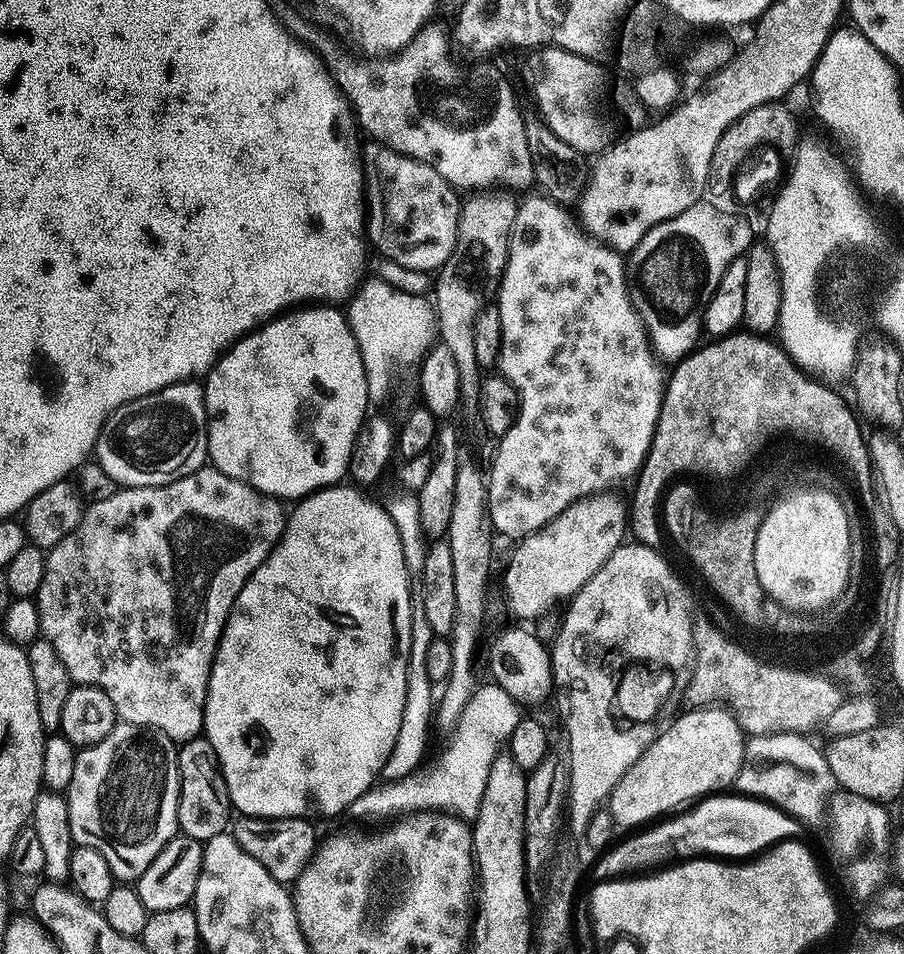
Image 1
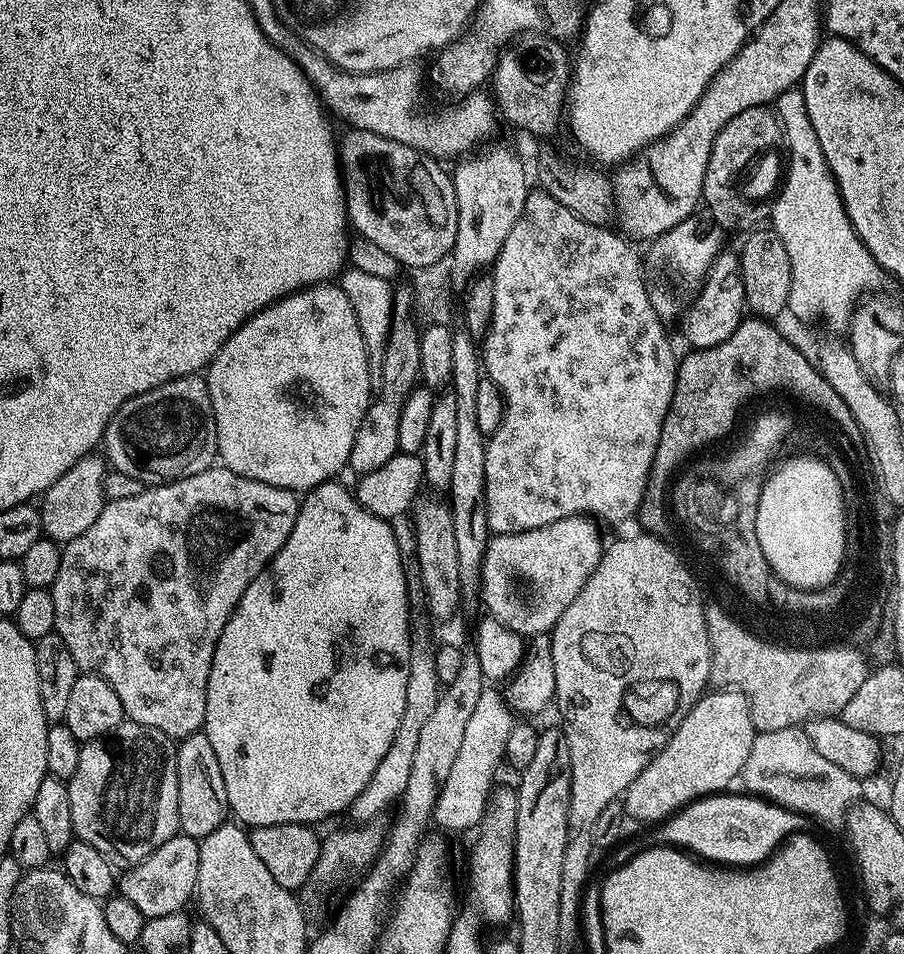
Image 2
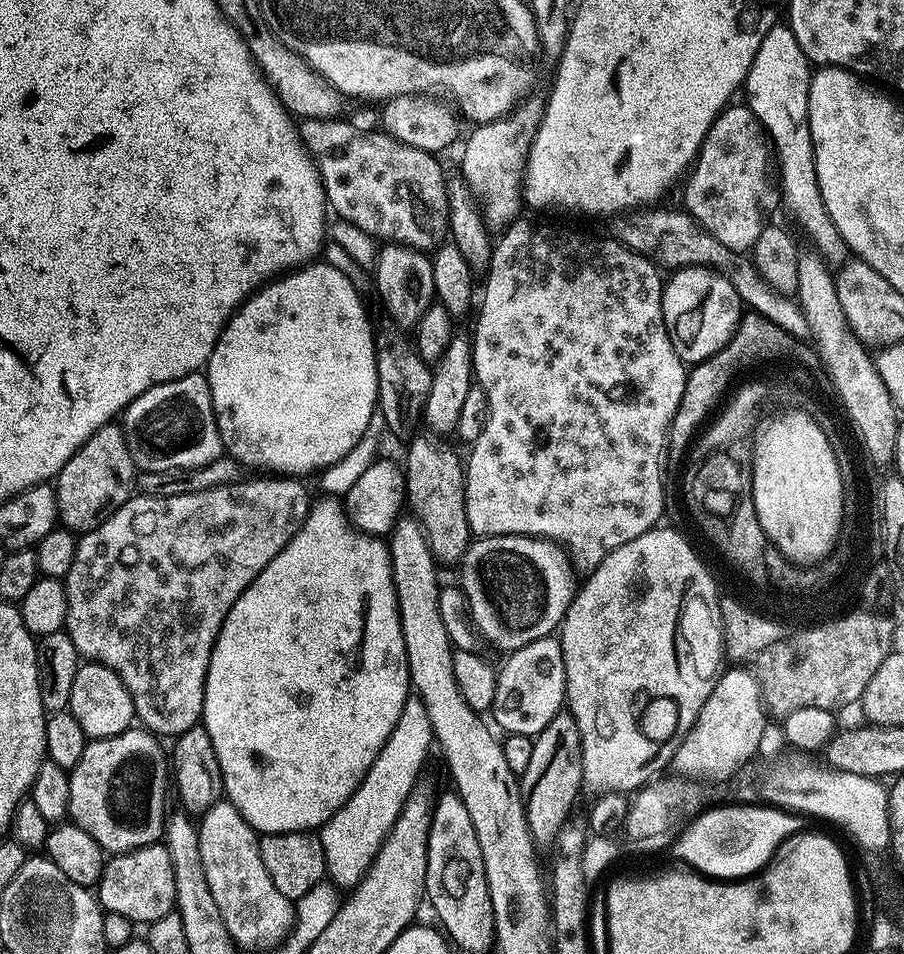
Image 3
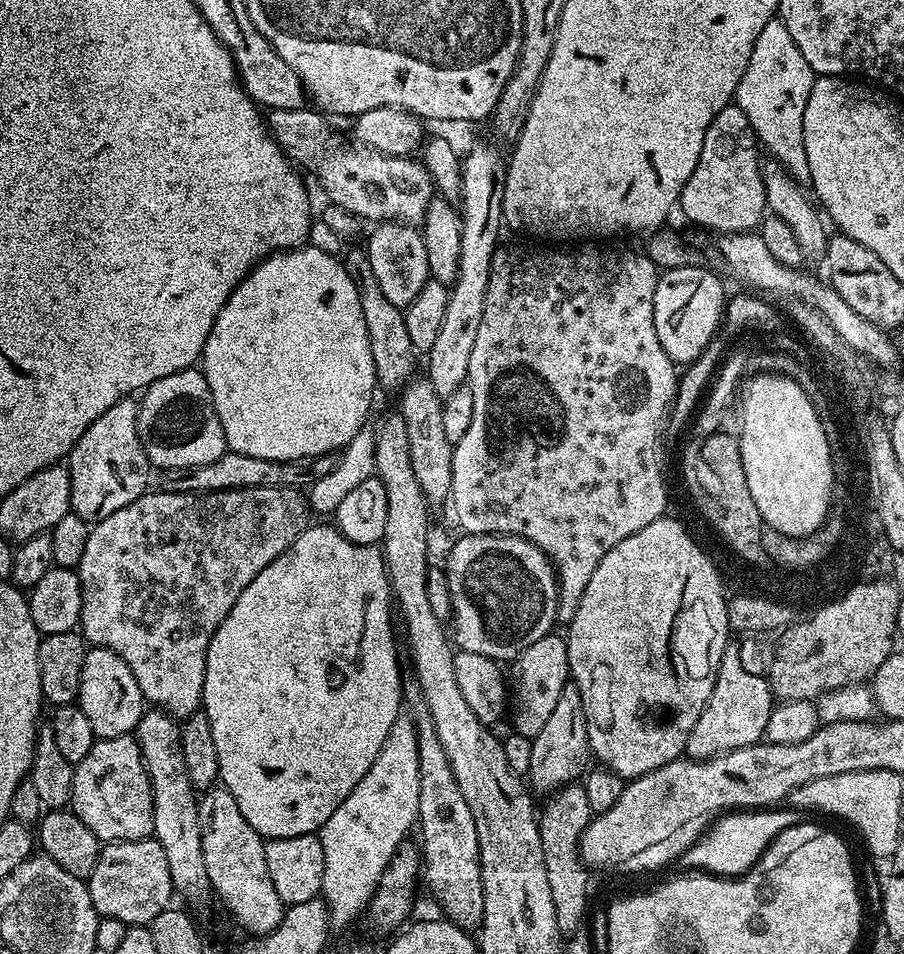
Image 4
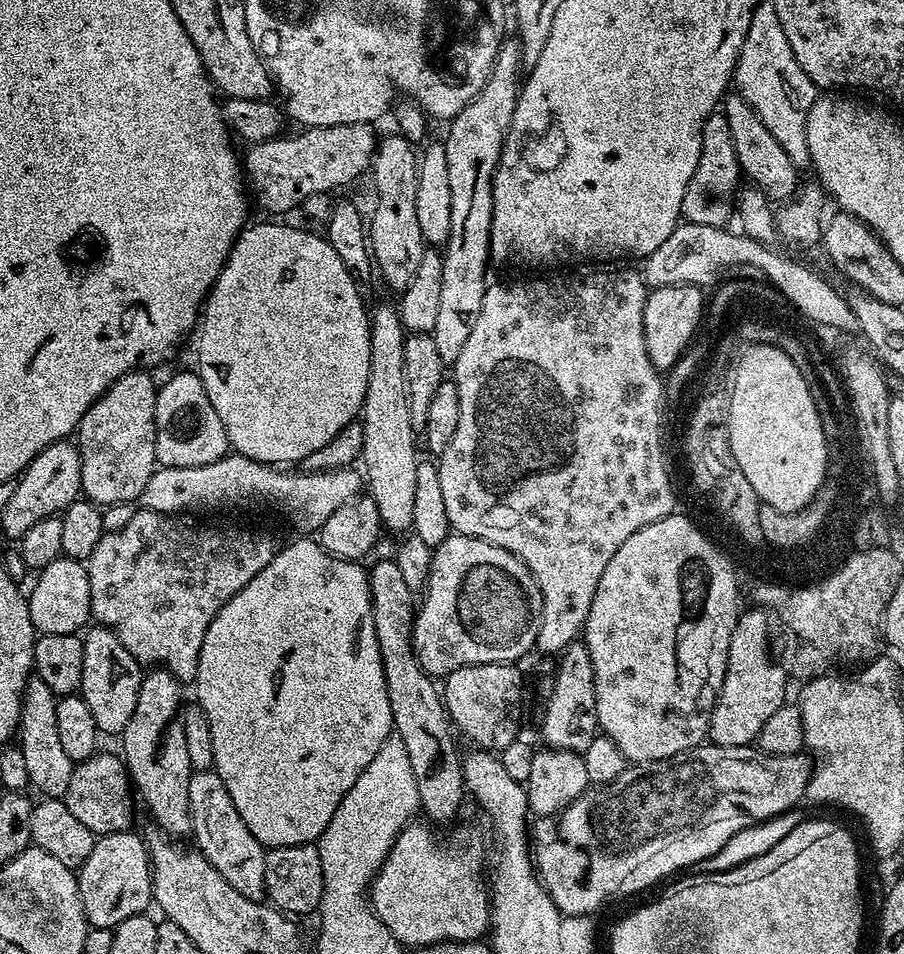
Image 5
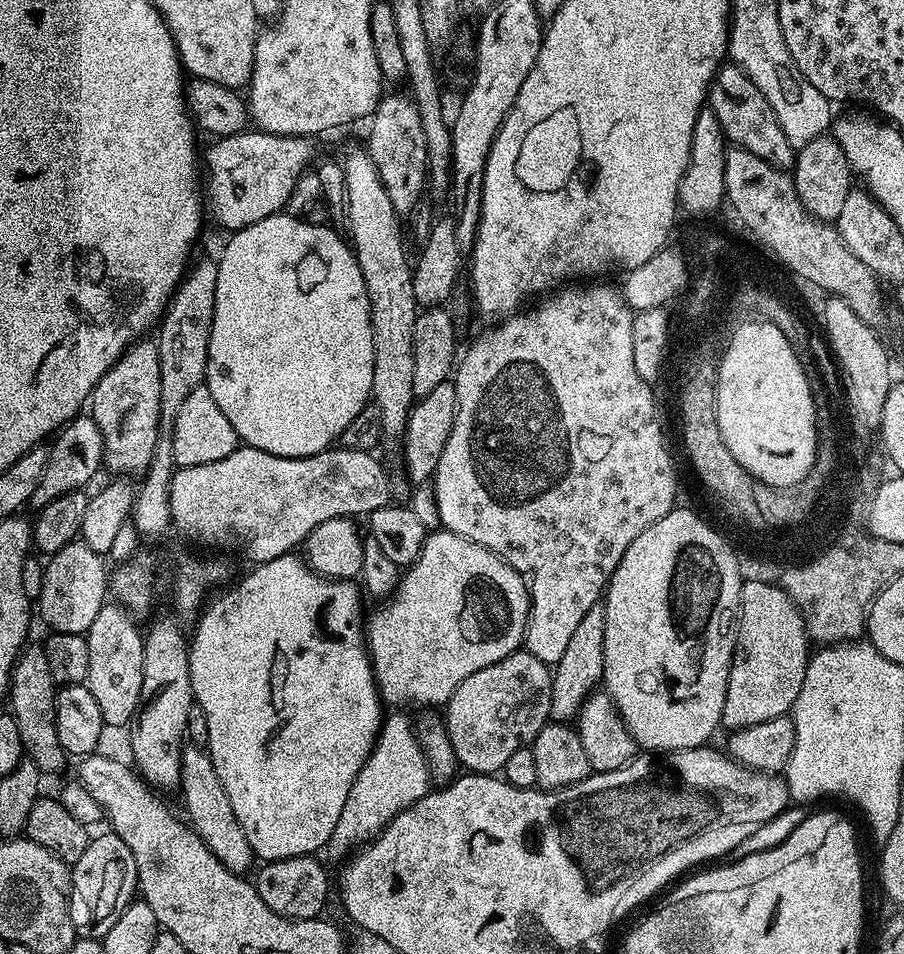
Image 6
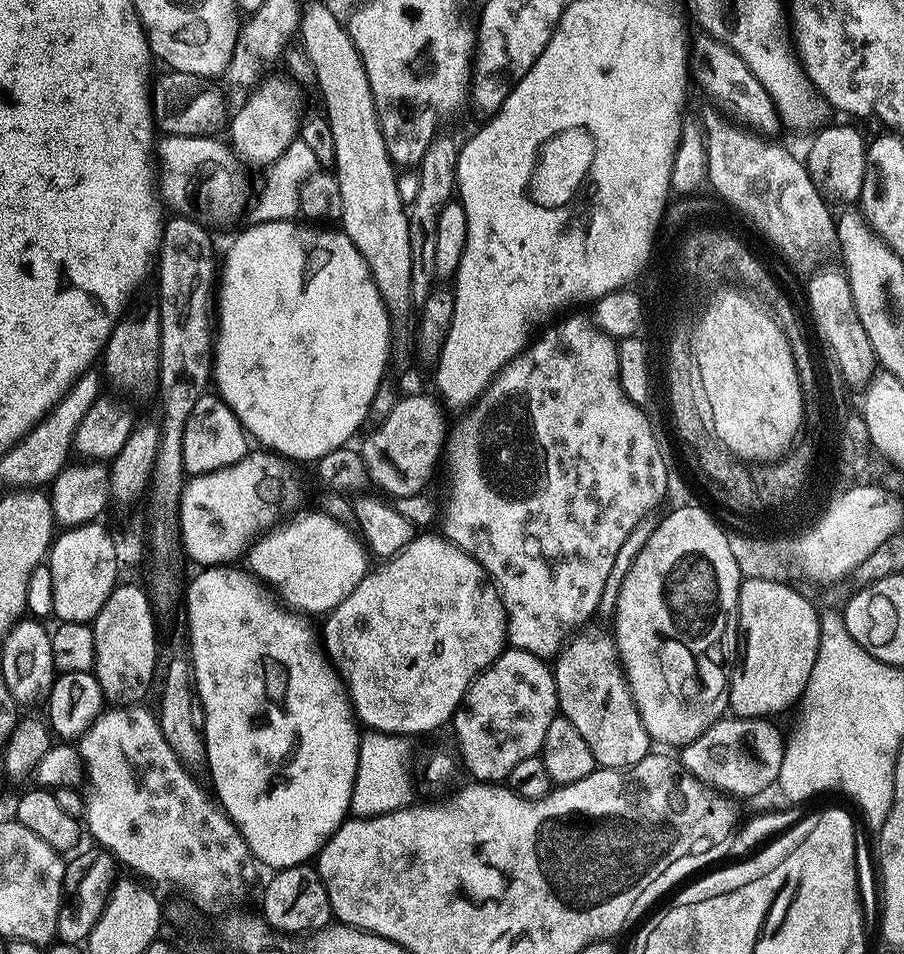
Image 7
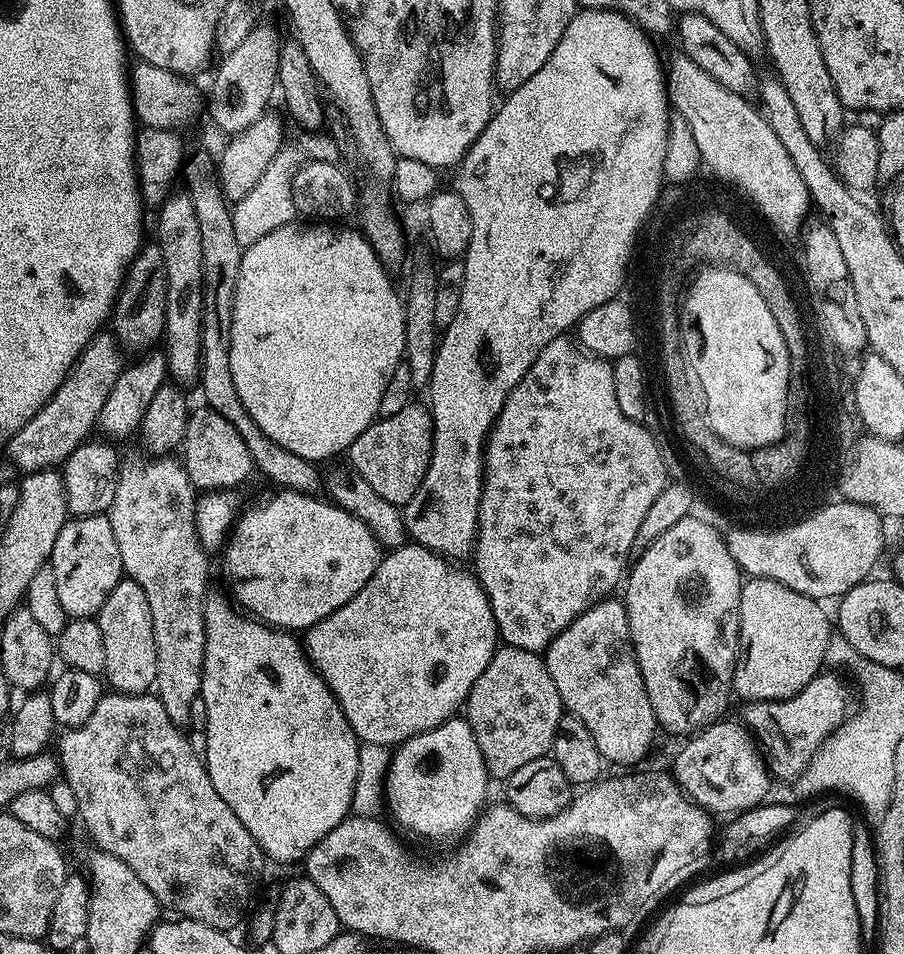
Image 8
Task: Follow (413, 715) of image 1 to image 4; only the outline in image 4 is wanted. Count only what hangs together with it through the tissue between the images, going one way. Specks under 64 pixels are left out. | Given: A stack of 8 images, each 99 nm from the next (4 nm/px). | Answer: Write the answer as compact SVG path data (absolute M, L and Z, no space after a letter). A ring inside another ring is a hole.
M401 714L390 726L374 766L354 790L326 818L318 833L322 842L324 873L322 874L323 902L328 910L328 922L333 929L348 928L363 917L380 884L382 874L397 849L404 843L408 831L413 831L419 814L418 738L413 721Z

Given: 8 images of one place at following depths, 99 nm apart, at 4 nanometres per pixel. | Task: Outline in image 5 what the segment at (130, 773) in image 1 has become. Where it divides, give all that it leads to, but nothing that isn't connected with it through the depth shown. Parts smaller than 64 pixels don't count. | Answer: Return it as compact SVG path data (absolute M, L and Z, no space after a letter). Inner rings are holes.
M104 750L96 755L79 761L74 774L70 774L70 786L66 786L66 794L62 797L64 805L86 826L86 830L104 836L108 832L126 832L133 827L132 800L134 792L130 787L130 777L123 759L119 755L111 756Z

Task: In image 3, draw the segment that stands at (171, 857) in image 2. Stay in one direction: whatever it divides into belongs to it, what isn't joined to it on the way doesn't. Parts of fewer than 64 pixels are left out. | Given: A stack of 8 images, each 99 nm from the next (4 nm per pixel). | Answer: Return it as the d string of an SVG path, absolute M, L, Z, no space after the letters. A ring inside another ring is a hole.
M163 843L148 844L132 852L113 855L104 865L98 899L104 912L122 914L137 925L147 926L176 907L174 862Z

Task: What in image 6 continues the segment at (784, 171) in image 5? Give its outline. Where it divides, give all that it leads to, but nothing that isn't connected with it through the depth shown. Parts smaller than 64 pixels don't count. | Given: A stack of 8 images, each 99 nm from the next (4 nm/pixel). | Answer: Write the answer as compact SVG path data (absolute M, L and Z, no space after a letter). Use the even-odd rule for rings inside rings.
M721 66L716 69L716 76L708 88L706 104L721 124L725 141L754 154L754 158L762 158L762 162L770 162L770 166L775 168L788 170L796 163L797 149L786 142L786 134L782 134L782 126L774 110L770 110L762 92L741 68Z

